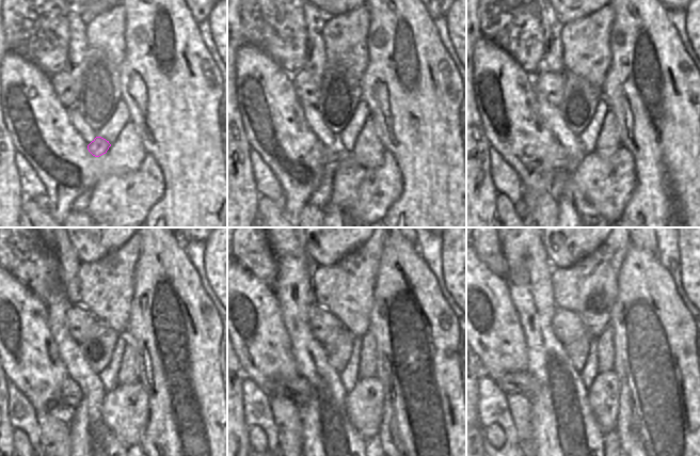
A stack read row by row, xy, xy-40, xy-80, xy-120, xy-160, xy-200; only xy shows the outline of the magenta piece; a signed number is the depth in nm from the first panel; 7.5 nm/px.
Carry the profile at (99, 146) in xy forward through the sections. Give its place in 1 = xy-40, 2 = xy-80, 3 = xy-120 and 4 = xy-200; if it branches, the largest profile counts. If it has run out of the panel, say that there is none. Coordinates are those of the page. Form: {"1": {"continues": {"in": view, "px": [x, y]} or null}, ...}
{"1": {"continues": {"in": "xy-40", "px": [329, 158]}}, "2": {"continues": {"in": "xy-80", "px": [563, 160]}}, "3": {"continues": {"in": "xy-120", "px": [70, 394]}}, "4": {"continues": {"in": "xy-200", "px": [521, 382]}}}

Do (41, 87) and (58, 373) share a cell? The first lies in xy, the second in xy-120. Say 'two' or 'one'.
one

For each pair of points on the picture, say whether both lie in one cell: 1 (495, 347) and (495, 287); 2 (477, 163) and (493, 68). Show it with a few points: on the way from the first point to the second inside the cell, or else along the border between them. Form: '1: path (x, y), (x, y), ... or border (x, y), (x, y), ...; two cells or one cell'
1: path (495, 332), (495, 302); one cell
2: border (477, 109), (483, 135), (491, 146); two cells

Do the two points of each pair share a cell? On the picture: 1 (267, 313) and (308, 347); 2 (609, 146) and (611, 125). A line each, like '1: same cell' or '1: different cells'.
1: different cells
2: same cell

